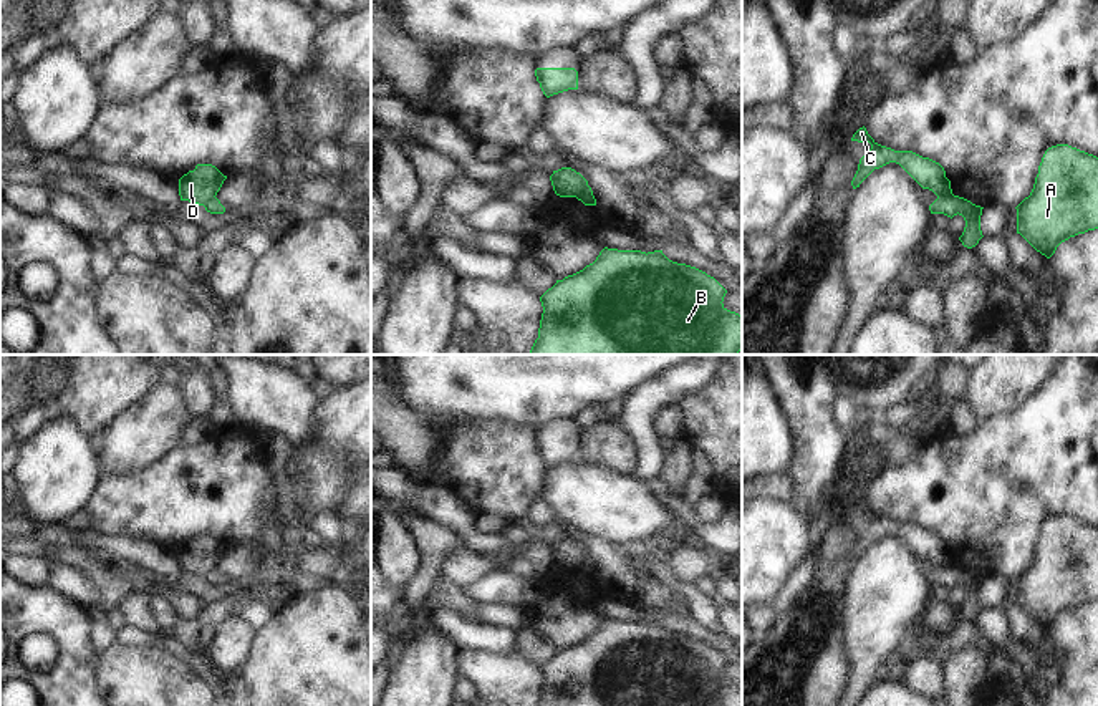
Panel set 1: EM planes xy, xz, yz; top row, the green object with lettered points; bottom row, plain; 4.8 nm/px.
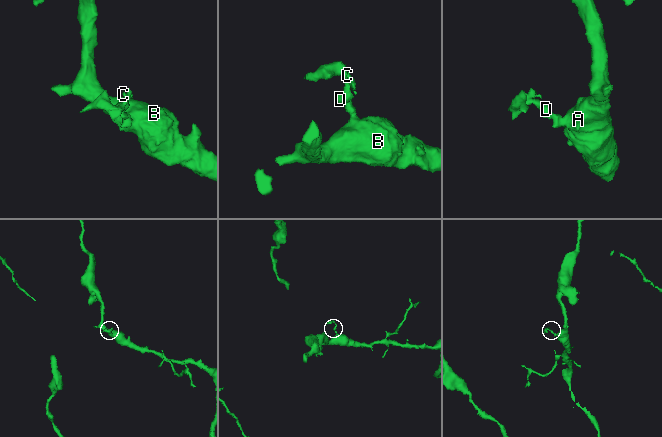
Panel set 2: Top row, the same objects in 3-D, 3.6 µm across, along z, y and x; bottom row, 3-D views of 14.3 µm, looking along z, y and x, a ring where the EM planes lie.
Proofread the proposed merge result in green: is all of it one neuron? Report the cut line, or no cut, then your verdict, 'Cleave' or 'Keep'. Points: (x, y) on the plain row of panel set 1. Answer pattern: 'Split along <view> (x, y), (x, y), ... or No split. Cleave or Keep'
Split along xz (585, 551), (585, 559), (577, 569). Cleave.

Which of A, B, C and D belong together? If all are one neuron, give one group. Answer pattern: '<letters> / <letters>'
A B / C D

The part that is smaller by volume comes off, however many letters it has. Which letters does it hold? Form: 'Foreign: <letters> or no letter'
Foreign: C, D

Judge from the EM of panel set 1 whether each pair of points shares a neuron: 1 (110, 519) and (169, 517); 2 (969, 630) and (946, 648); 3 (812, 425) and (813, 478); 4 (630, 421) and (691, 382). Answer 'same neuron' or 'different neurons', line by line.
1: same neuron
2: same neuron
3: same neuron
4: same neuron

